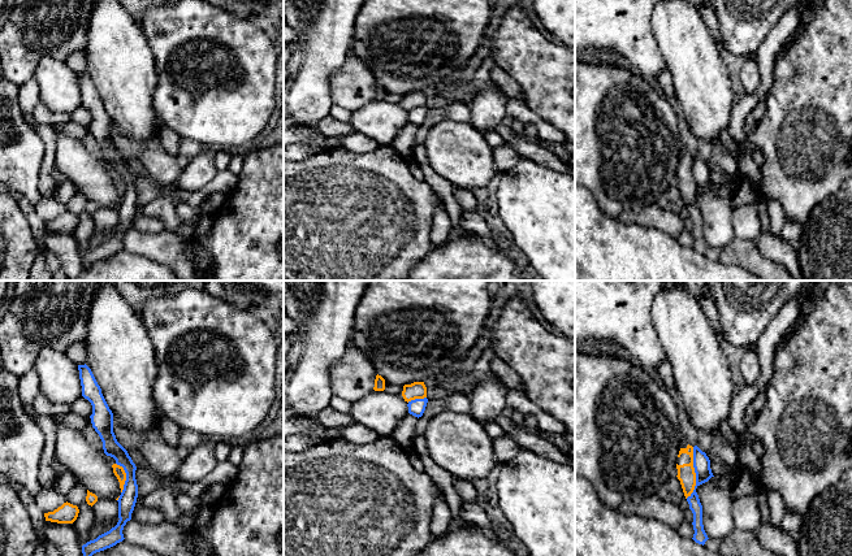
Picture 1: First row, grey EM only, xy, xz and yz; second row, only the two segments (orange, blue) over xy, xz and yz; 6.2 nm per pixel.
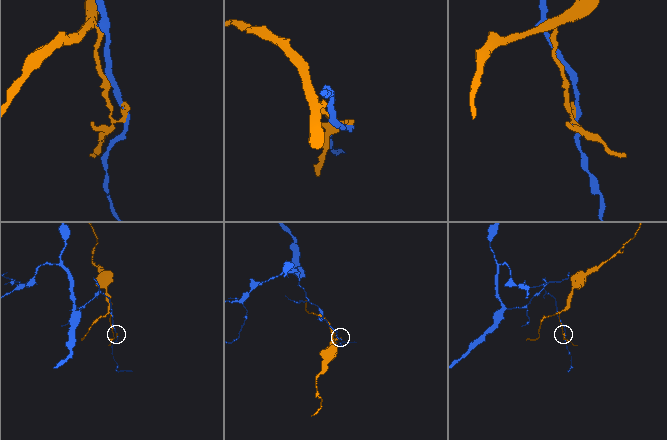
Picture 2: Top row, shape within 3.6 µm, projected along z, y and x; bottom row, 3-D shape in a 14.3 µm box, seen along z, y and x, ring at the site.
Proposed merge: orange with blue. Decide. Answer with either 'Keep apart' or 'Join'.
Keep apart

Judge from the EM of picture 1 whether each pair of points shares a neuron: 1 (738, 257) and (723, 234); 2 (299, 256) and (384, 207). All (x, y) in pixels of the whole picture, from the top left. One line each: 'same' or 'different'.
1: different
2: same

